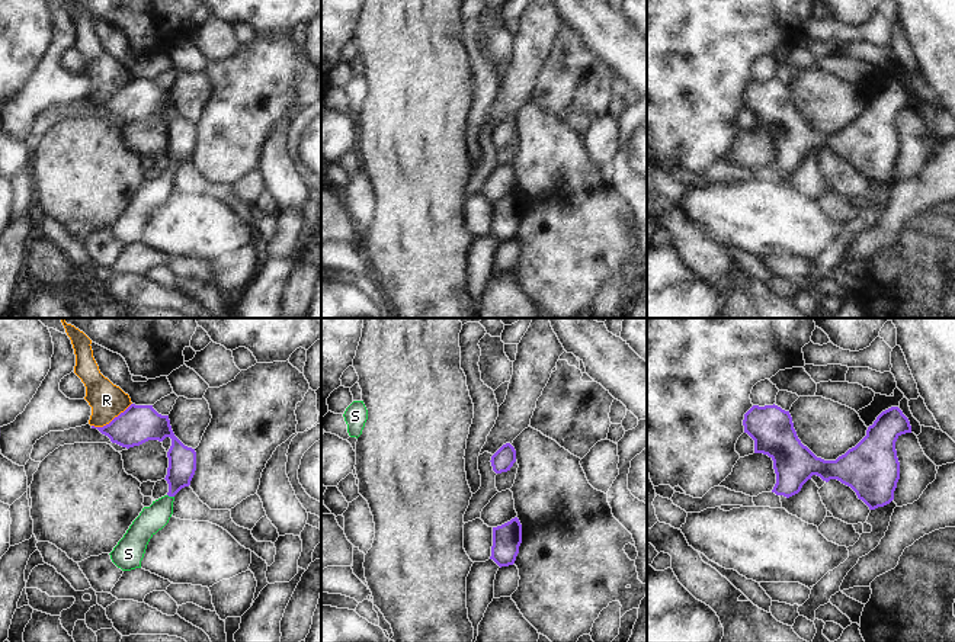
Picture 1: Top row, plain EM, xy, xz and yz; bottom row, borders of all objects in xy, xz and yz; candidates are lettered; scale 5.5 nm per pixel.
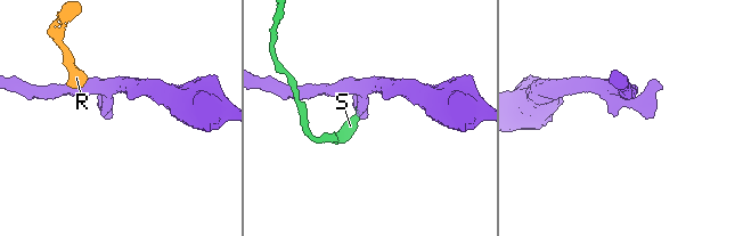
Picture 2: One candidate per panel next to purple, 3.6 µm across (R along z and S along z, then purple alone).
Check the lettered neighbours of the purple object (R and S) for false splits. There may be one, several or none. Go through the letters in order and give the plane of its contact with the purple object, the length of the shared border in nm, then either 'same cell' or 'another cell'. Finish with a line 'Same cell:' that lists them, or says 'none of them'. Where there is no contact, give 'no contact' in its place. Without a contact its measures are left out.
R: xy | 260 nm | another cell
S: xy | 40 nm | same cell
Same cell: S

